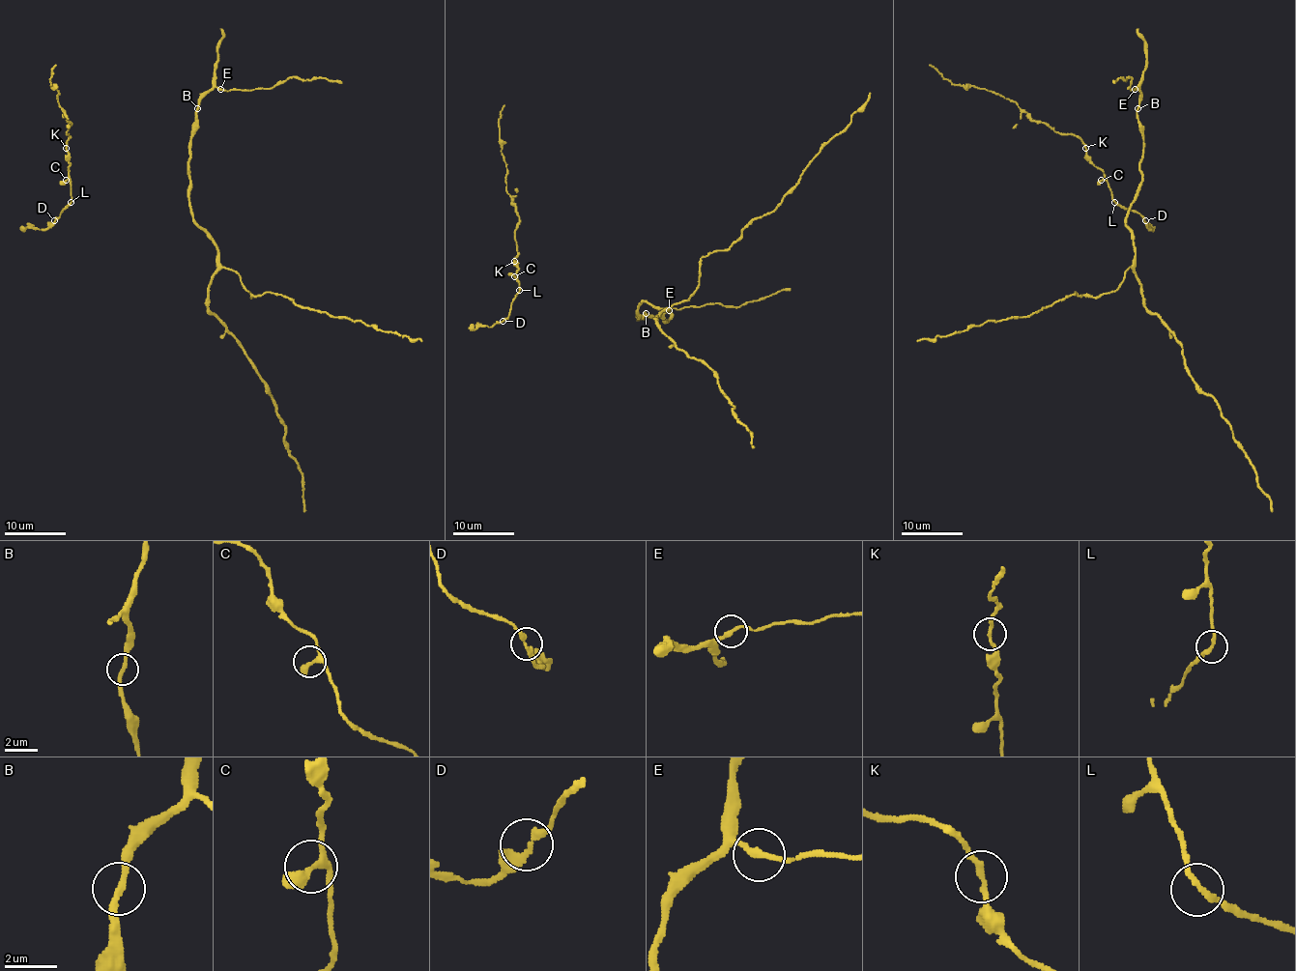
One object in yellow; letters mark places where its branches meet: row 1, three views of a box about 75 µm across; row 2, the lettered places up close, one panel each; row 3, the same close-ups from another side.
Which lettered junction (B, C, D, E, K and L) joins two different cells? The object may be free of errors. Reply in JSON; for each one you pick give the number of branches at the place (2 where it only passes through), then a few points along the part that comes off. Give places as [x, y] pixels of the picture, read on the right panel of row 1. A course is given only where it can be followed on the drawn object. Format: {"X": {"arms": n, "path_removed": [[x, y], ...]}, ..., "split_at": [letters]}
{"split_at": []}

